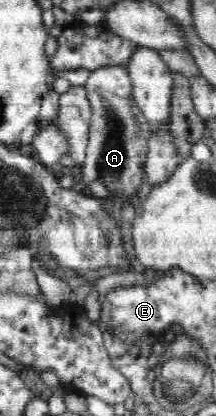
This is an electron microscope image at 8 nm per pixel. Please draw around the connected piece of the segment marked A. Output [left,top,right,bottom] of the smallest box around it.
[81,65,147,200]

